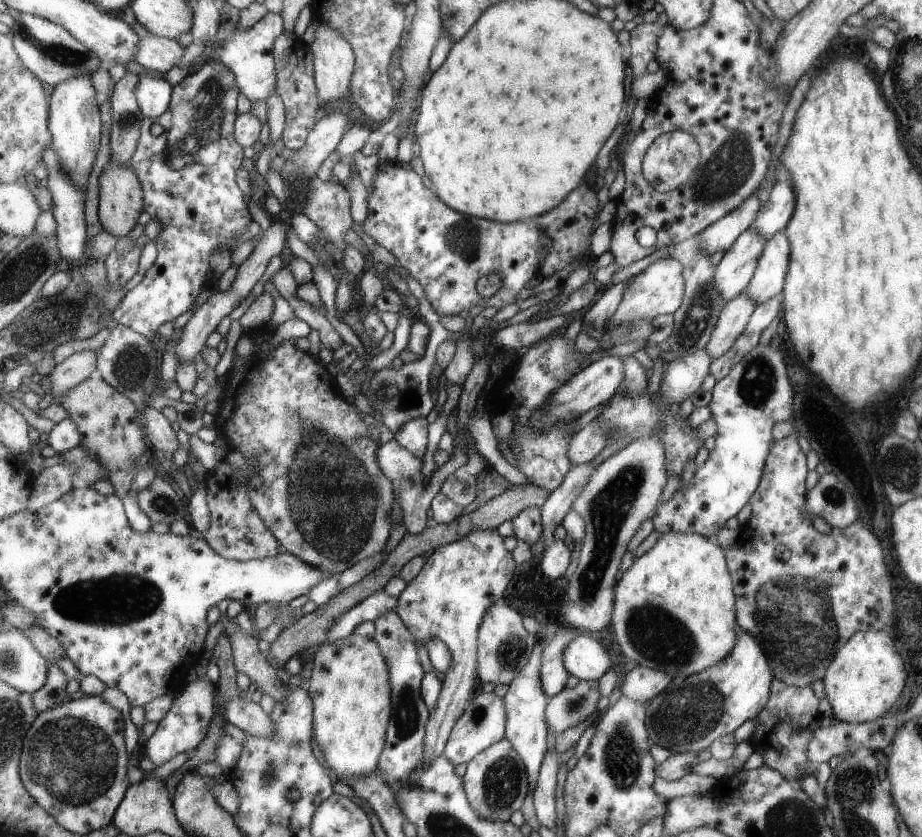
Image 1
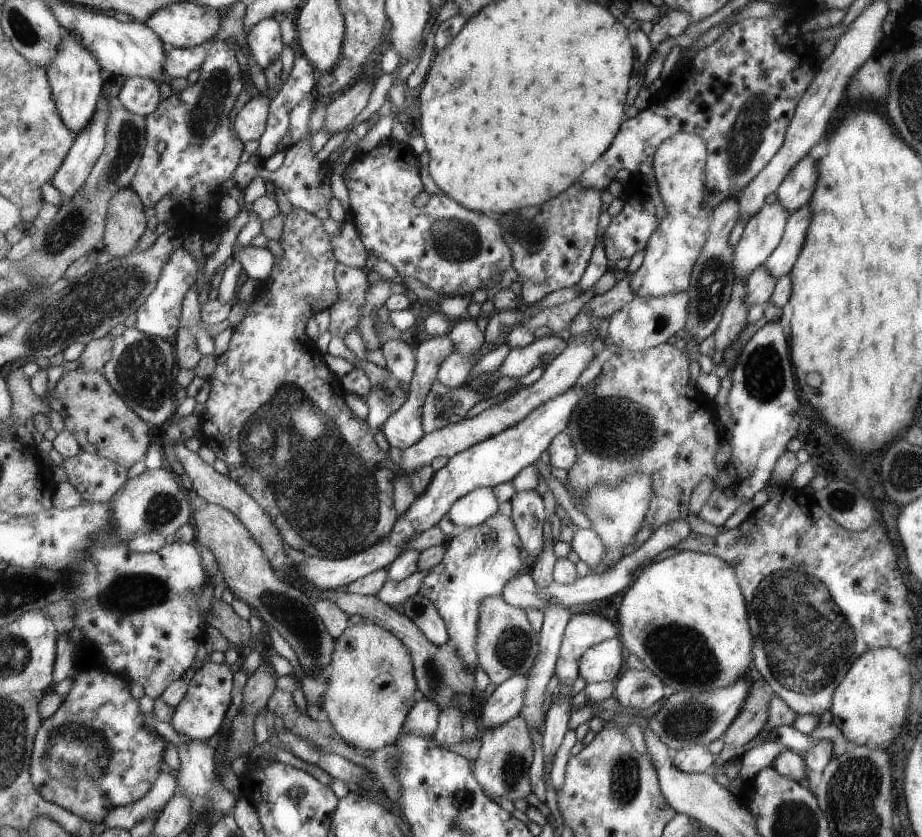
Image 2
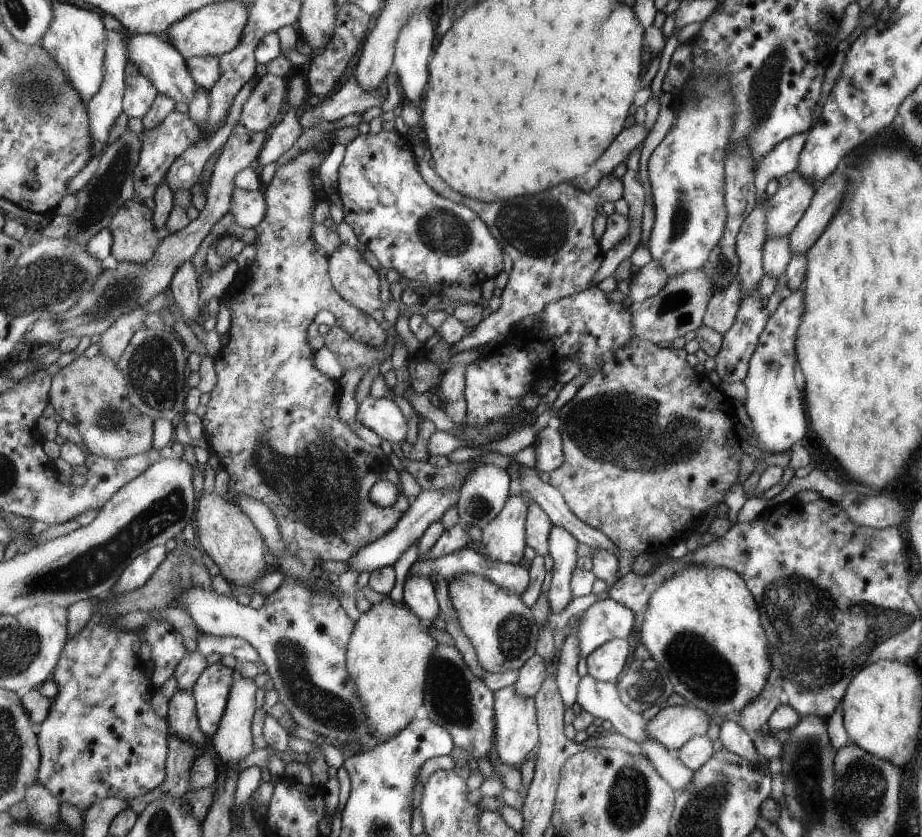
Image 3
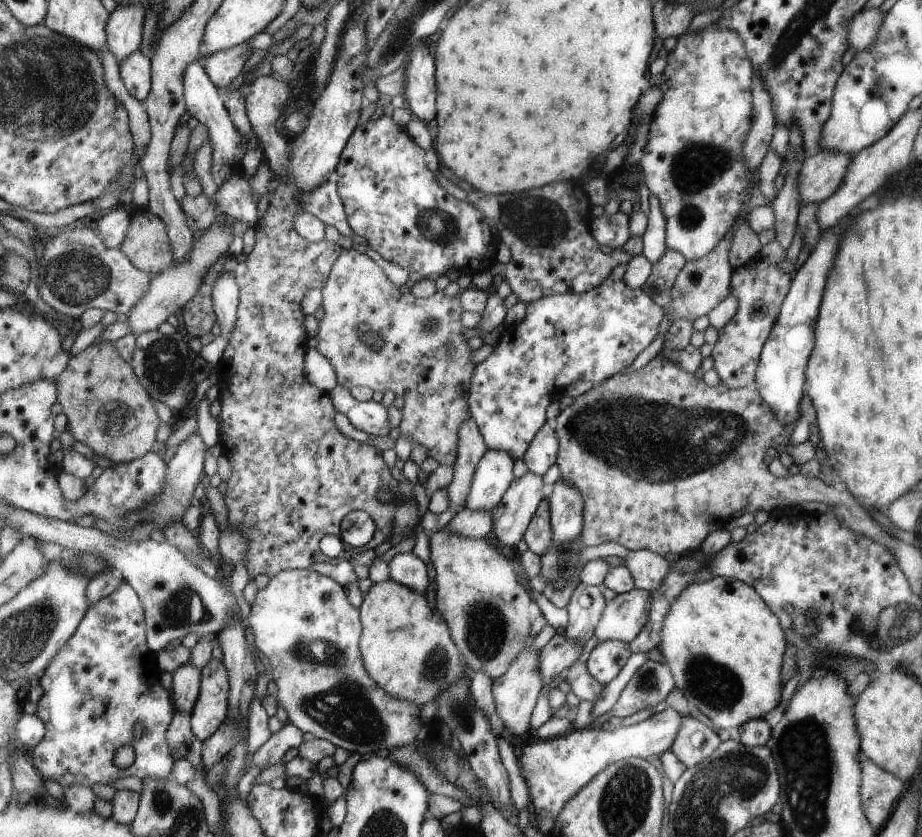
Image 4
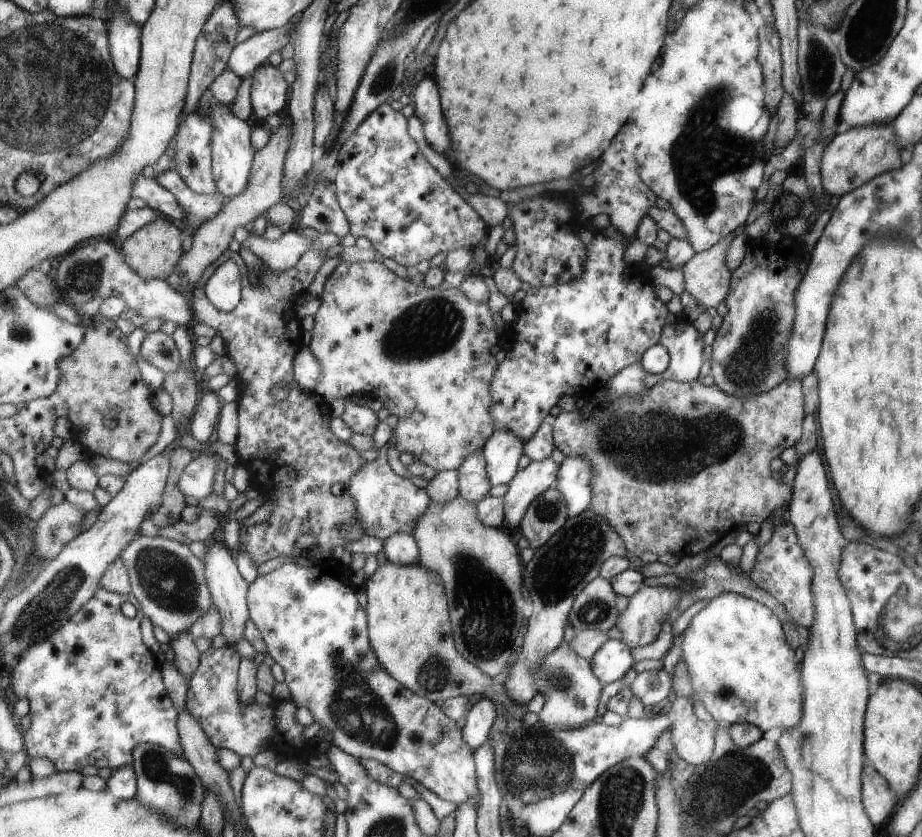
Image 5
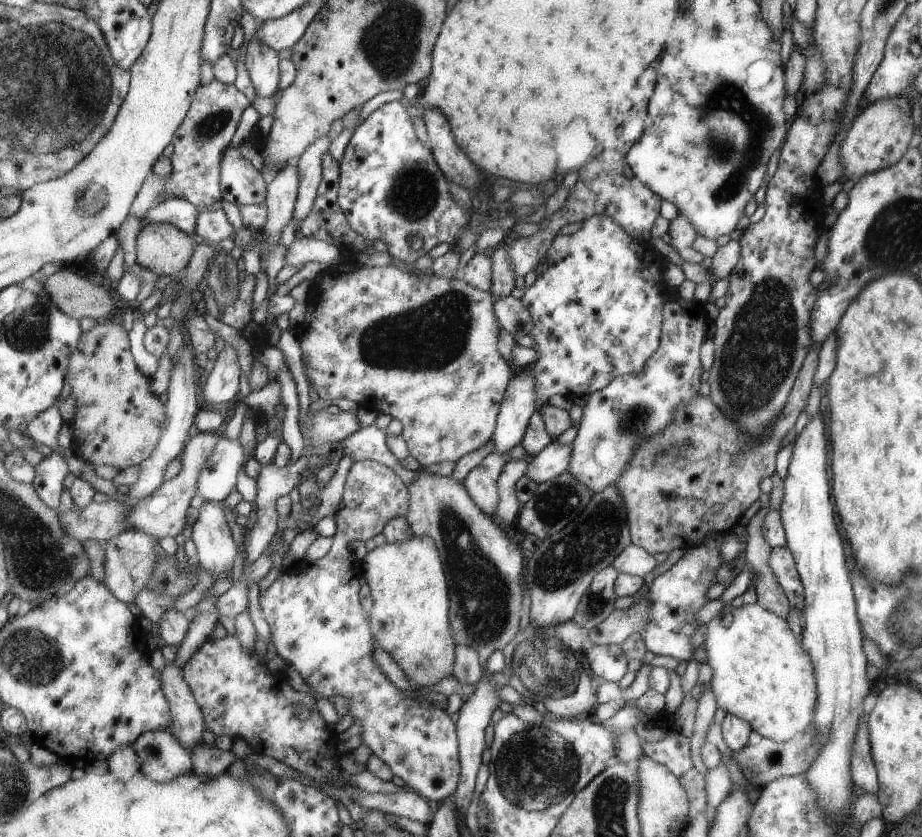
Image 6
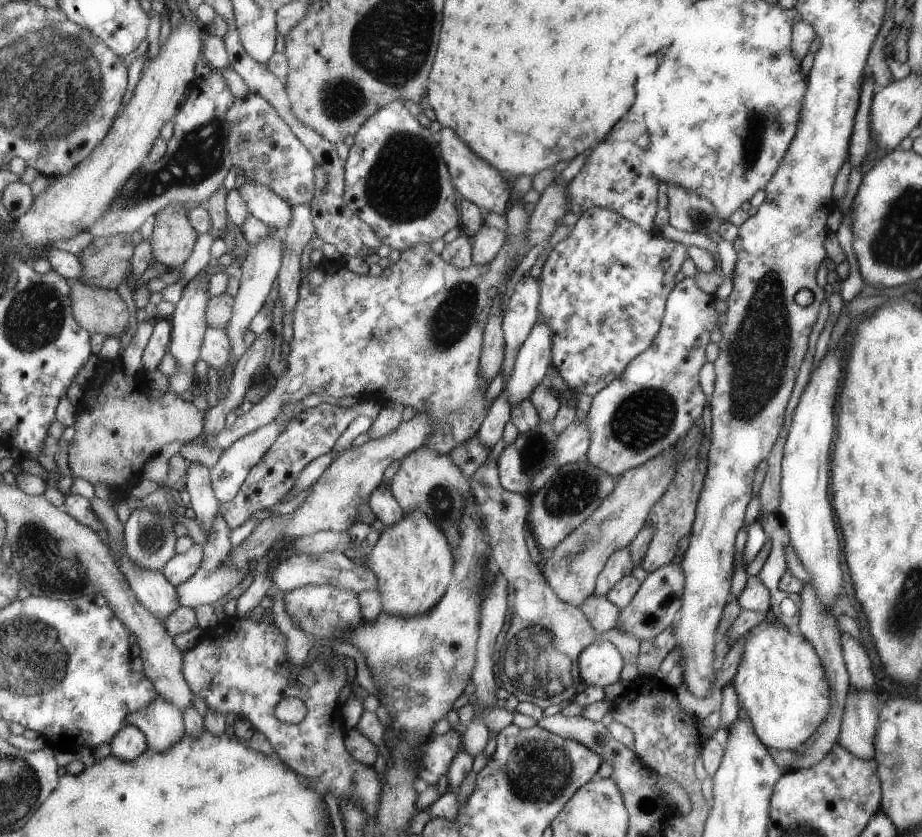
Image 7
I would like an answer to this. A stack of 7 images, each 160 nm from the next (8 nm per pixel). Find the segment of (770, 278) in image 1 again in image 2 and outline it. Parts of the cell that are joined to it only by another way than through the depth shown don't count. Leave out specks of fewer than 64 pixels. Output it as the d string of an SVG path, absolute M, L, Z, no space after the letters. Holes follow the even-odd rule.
M809 203L802 204L787 217L780 241L764 262L765 268L772 277L777 279L787 274L794 266L804 246L806 230L811 218Z

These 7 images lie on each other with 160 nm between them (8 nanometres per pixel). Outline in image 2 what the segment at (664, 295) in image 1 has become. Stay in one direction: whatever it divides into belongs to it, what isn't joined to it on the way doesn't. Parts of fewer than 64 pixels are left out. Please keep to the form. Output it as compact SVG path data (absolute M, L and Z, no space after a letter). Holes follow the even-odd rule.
M691 133L668 136L655 149L652 171L666 213L647 239L642 264L634 272L632 285L637 297L675 294L688 287L693 264L707 240L710 214L713 210L704 205L706 156L706 142Z

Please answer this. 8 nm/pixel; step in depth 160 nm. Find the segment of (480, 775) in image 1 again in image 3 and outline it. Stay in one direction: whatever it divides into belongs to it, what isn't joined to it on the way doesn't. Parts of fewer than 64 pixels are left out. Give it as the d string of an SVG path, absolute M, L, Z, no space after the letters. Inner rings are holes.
M512 684L493 692L493 704L495 704L496 712L495 759L520 770L525 756L527 756L537 744L540 744L536 697L520 695L516 686Z

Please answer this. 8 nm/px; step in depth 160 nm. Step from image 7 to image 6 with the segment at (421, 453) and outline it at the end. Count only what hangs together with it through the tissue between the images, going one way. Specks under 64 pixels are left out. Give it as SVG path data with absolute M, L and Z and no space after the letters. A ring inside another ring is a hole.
M418 472L419 478L409 484L411 490L411 508L406 520L411 524L416 536L431 536L442 554L446 575L451 584L450 590L450 627L458 645L473 645L478 650L483 668L487 666L489 656L505 648L519 632L521 606L524 606L523 588L527 562L520 554L520 546L513 542L502 525L482 510L465 488L464 482L453 480L429 472Z

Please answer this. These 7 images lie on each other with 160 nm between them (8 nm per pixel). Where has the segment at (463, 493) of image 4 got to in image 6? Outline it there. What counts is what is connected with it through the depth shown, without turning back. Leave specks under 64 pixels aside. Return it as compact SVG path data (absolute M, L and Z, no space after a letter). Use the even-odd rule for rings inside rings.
M494 451L489 460L481 462L476 468L473 468L464 480L469 496L491 517L494 517L497 512L497 504L499 504L497 482L508 460L510 460L509 456Z

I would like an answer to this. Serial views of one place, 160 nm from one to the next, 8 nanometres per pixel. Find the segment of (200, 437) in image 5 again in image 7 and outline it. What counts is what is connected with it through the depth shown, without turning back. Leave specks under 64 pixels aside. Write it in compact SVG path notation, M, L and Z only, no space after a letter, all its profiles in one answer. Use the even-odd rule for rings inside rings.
M270 227L270 236L263 239L261 243L249 248L247 254L238 274L240 276L240 285L238 293L236 294L234 304L234 316L231 319L230 326L226 331L232 338L232 358L230 359L230 367L235 372L238 360L245 354L248 346L245 345L245 332L249 330L249 324L255 315L261 311L261 306L265 304L265 300L269 298L269 292L273 290L273 286L277 285L277 278L281 272L282 258L285 252L284 233L281 229Z

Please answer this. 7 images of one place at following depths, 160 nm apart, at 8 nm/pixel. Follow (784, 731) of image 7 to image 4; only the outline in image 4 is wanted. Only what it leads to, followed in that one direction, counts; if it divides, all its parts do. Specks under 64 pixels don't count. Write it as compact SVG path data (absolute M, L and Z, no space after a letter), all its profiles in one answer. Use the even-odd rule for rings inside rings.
M727 577L689 584L672 600L660 635L662 642L657 648L672 674L674 686L682 690L688 710L705 714L716 730L739 727L751 719L765 720L777 708L783 687L779 670L786 639L778 617L754 588Z

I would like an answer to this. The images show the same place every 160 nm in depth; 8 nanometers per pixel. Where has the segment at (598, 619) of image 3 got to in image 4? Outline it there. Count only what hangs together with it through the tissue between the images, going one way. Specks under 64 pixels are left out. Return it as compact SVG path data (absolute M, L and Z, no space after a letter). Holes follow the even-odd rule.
M647 589L617 594L605 607L595 631L598 642L619 639L633 644L648 619L652 600Z

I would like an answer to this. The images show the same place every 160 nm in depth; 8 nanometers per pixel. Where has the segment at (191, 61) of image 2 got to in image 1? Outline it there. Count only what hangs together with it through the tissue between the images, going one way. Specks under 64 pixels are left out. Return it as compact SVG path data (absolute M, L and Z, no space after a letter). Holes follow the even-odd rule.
M153 34L152 38L143 38L139 41L134 60L147 69L158 70L165 74L171 68L175 68L183 56L185 49L175 39Z

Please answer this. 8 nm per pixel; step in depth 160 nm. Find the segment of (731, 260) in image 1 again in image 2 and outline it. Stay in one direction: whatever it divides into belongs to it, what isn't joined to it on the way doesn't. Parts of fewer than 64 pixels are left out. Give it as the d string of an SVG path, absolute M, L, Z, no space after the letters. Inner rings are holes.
M774 201L761 208L748 218L742 235L733 248L732 267L737 277L747 277L748 274L773 252L783 234L787 217L790 214Z

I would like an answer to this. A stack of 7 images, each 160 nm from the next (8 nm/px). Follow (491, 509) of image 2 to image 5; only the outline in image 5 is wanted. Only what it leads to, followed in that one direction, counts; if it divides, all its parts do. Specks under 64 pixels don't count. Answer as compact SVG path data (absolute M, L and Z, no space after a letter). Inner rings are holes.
M511 429L495 431L483 450L491 484L509 484L518 474L526 442Z

